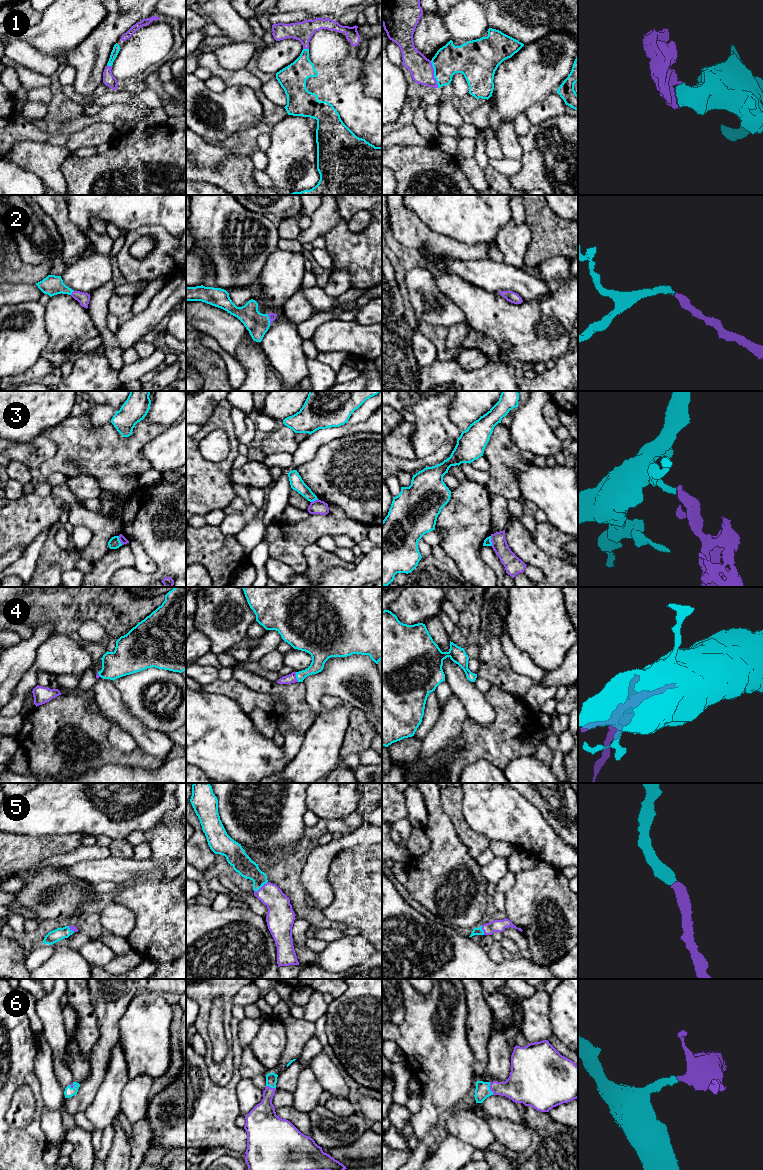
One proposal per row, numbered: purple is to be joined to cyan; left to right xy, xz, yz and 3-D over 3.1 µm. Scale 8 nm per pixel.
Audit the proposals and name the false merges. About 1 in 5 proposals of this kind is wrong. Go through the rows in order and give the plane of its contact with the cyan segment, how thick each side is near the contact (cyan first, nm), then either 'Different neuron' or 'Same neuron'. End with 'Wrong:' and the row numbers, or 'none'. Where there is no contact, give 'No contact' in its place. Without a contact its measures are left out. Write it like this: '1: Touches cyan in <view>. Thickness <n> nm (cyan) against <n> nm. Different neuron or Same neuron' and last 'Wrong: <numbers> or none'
1: Touches cyan in yz. Thickness 240 nm (cyan) against 190 nm. Same neuron
2: Touches cyan in xz. Thickness 180 nm (cyan) against 60 nm. Same neuron
3: Touches cyan in yz. Thickness 60 nm (cyan) against 140 nm. Different neuron
4: Touches cyan in xz. Thickness 130 nm (cyan) against 80 nm. Same neuron
5: Touches cyan in xz. Thickness 160 nm (cyan) against 200 nm. Same neuron
6: Touches cyan in yz. Thickness 120 nm (cyan) against 240 nm. Same neuron
Wrong: 3

